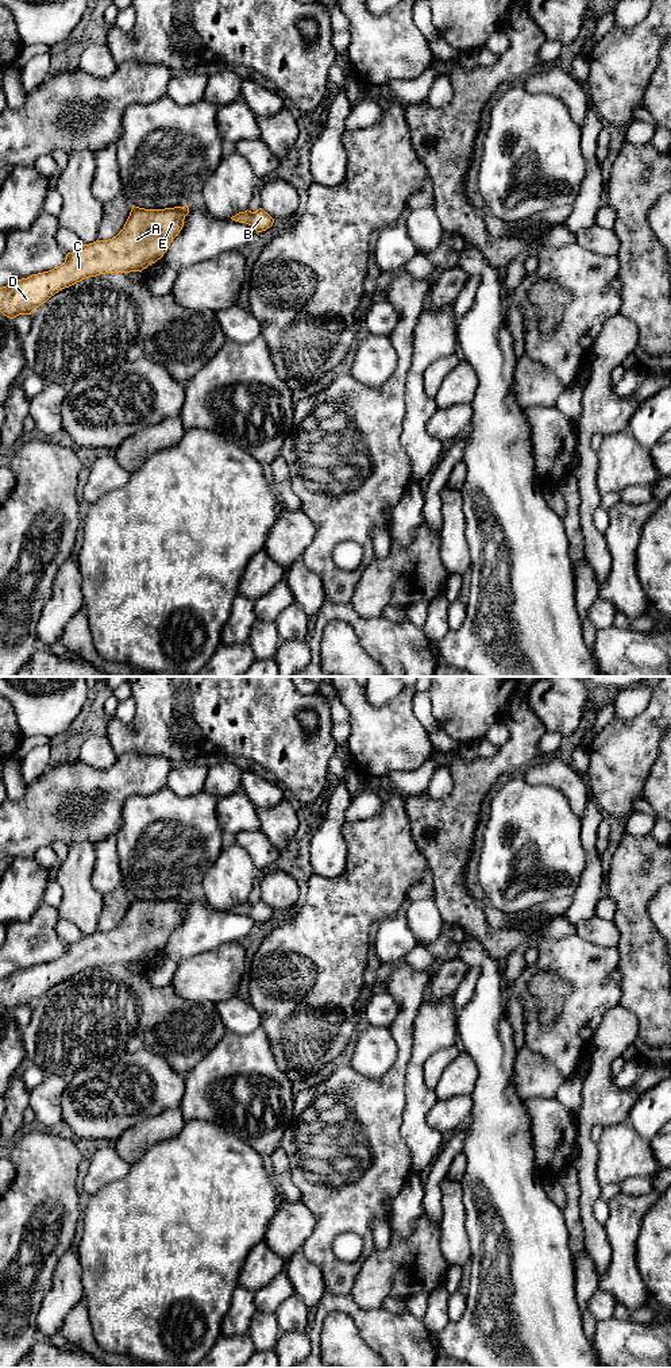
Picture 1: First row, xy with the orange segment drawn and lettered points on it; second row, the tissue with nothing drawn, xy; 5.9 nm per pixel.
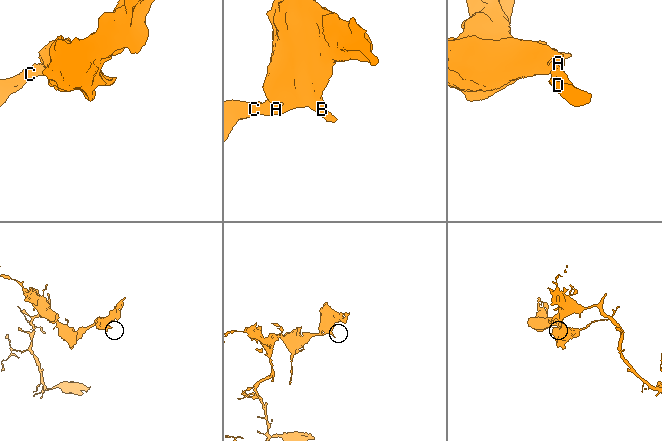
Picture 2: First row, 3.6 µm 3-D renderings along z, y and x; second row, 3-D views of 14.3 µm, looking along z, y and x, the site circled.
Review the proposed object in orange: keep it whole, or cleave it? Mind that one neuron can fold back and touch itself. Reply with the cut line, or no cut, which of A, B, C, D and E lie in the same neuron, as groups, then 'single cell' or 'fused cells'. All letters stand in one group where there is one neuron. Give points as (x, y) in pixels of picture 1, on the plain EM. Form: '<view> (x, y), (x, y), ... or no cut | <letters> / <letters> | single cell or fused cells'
no cut | A B C D E | single cell

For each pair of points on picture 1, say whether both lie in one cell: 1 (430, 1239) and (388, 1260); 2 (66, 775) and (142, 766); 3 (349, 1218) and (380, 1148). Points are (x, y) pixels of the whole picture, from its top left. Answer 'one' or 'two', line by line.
1: one
2: one
3: one

